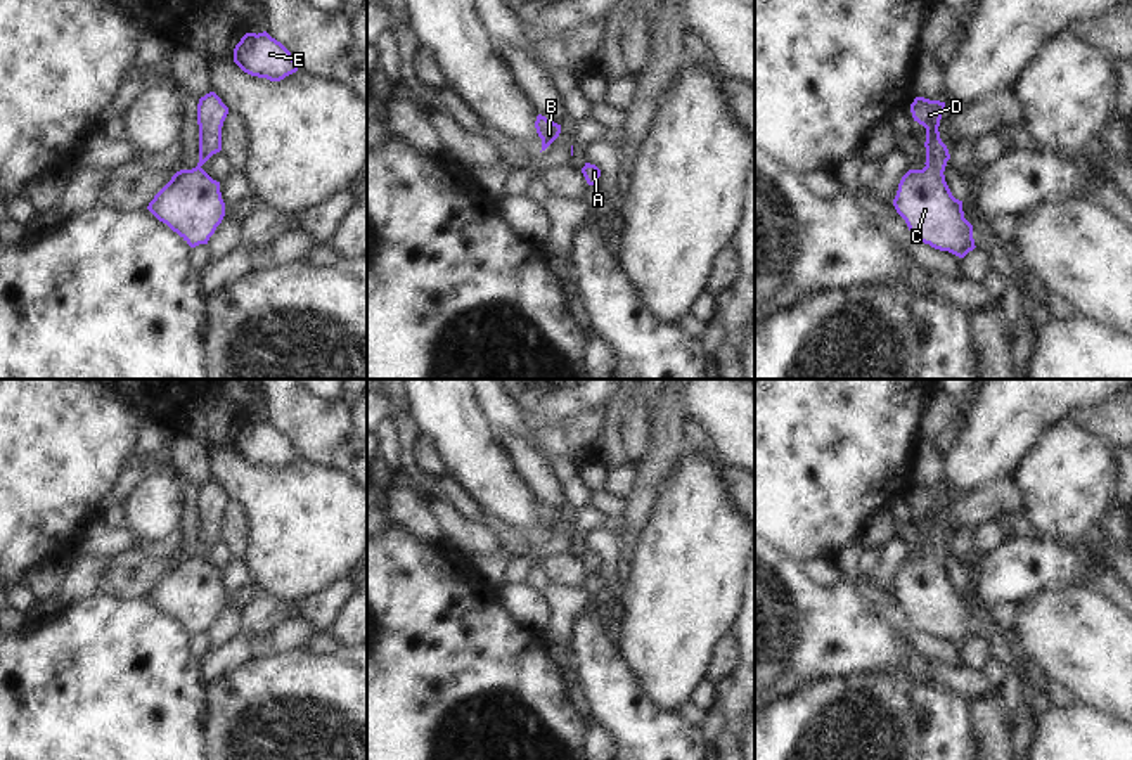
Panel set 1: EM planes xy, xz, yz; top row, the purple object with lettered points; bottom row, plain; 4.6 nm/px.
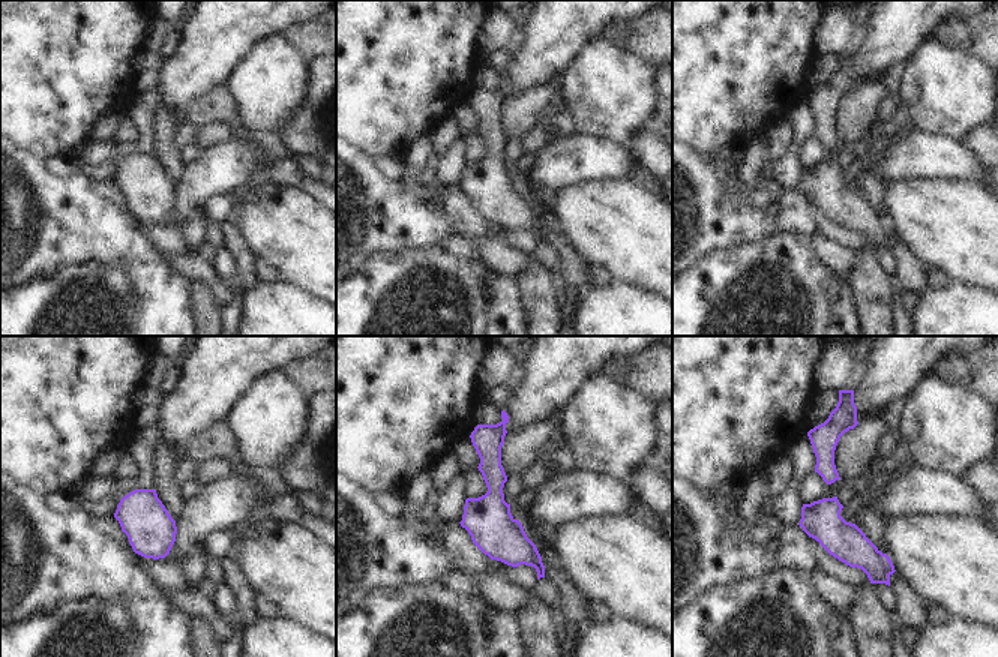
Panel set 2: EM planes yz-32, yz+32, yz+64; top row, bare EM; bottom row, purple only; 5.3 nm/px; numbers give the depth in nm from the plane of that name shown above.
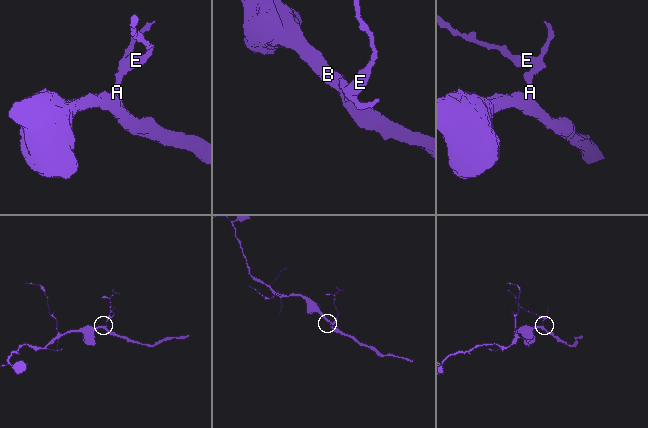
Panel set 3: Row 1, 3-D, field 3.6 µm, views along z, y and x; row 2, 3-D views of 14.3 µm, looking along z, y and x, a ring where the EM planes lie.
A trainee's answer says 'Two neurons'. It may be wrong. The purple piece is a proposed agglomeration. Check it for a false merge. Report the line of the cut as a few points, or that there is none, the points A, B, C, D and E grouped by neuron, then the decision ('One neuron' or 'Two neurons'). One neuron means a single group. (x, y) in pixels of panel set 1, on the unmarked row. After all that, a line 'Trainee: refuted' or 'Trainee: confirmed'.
No split. Groups: A B C D E. One neuron
Trainee: refuted

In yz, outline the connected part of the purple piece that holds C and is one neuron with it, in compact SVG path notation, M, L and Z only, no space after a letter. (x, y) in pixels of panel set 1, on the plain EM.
M916 485L910 500L926 516L926 554L902 564L893 594L921 630L964 646L976 634L962 589L952 583L943 563L950 547L938 519L945 490Z

